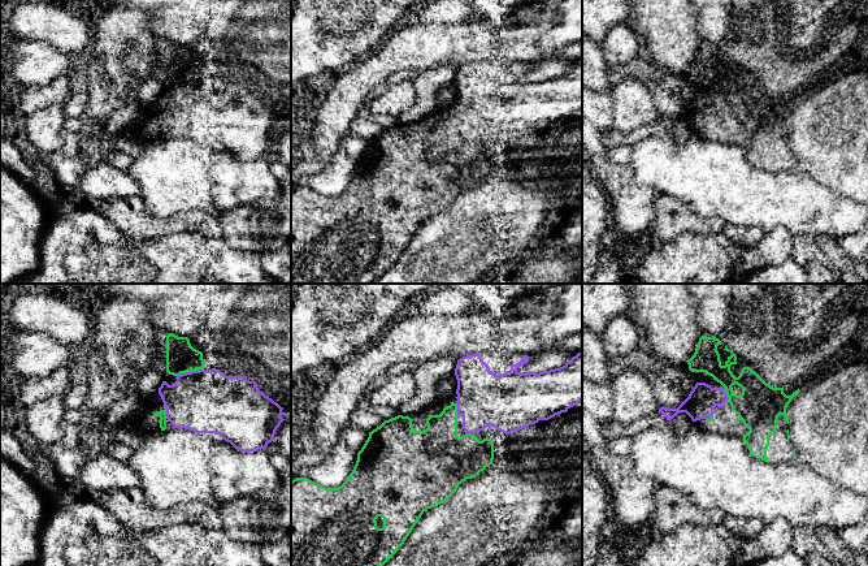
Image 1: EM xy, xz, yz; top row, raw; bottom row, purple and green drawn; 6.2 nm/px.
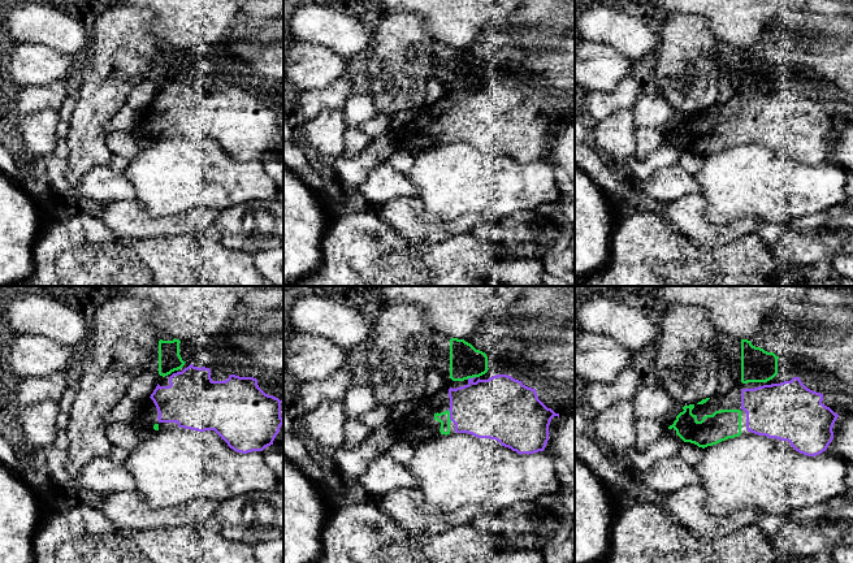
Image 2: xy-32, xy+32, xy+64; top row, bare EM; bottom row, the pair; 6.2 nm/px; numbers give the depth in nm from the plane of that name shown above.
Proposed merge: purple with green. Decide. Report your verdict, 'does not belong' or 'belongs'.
belongs

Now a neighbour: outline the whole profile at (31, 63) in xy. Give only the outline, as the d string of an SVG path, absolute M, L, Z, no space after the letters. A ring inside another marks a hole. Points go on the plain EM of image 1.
M13 40L9 53L10 77L23 87L48 85L71 69L71 55L44 42Z

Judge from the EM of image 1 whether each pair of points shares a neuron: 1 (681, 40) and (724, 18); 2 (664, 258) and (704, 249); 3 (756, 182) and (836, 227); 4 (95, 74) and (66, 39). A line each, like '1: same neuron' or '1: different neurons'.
1: different neurons
2: same neuron
3: same neuron
4: different neurons

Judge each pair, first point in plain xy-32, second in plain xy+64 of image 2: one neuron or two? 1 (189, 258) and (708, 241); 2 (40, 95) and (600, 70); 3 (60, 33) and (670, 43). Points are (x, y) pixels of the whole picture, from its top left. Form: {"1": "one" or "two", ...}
{"1": "two", "2": "two", "3": "two"}

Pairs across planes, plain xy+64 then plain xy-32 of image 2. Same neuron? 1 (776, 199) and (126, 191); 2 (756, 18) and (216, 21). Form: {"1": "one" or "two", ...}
{"1": "two", "2": "one"}

